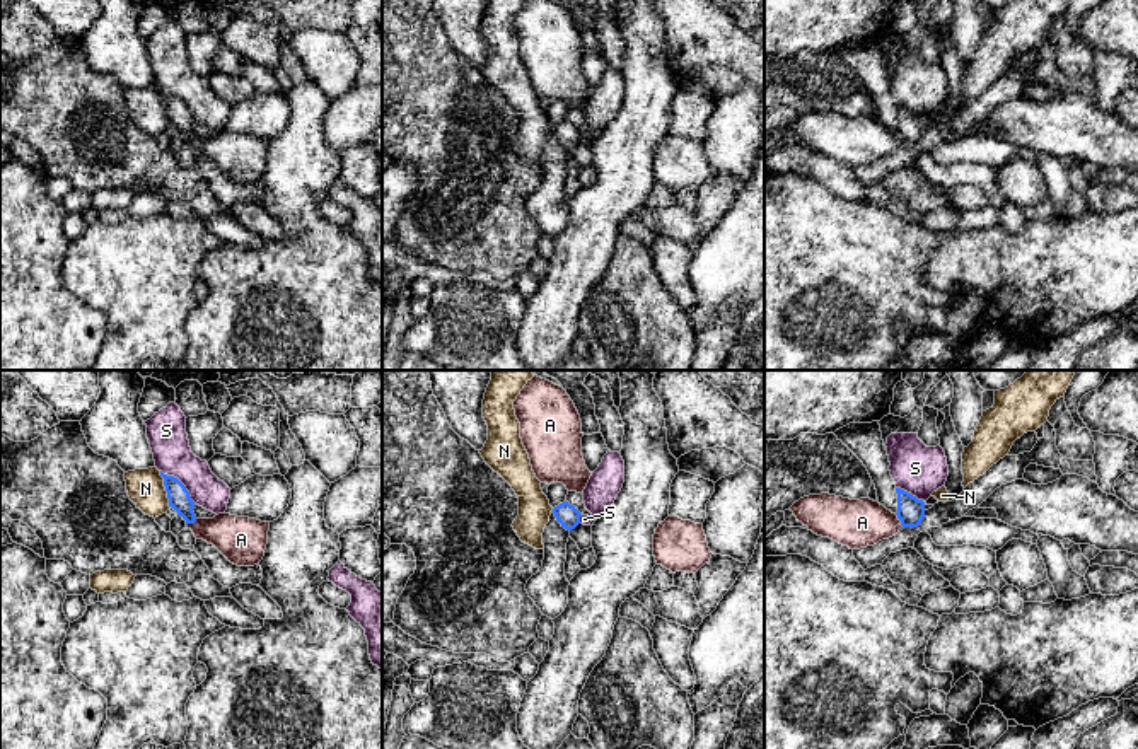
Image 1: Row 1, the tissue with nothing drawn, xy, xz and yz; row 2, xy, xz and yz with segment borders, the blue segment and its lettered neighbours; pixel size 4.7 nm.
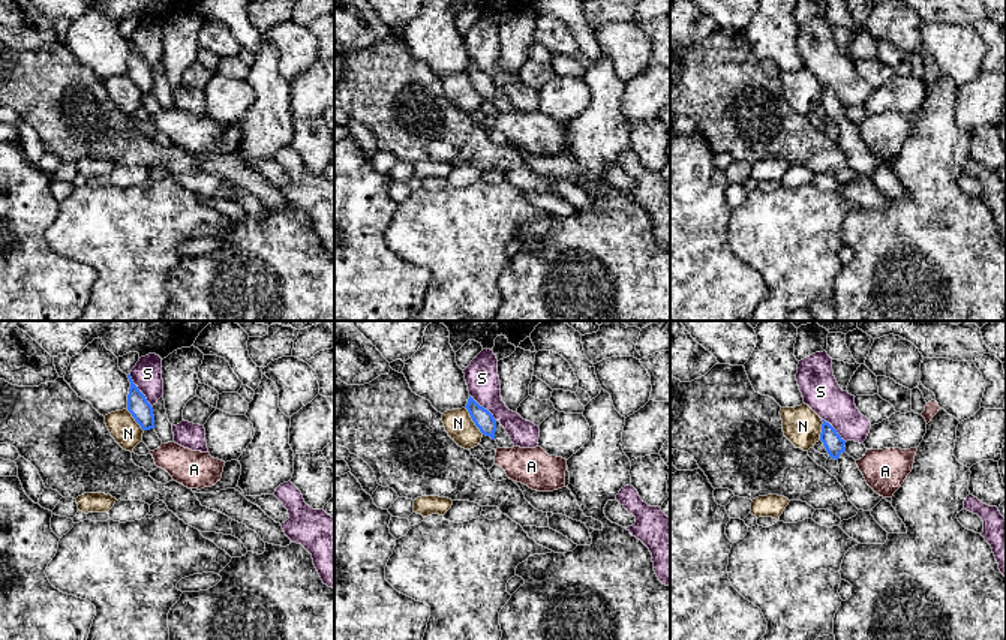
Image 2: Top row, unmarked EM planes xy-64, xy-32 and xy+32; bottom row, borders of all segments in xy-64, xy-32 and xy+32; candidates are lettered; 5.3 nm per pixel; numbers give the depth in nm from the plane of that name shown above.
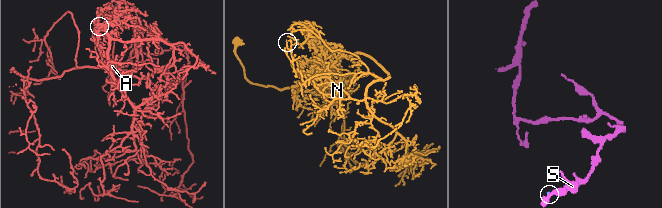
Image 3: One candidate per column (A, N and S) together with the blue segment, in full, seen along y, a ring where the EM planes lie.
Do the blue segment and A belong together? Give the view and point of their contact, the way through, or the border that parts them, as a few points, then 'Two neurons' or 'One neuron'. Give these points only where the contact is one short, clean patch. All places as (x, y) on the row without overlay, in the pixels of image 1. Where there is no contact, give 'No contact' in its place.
Touches blue at yz (899, 137). Boundary: yz (894, 132), (903, 144). Two neurons

